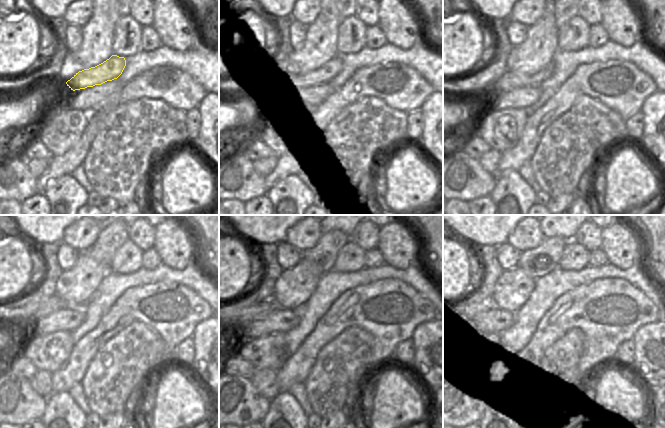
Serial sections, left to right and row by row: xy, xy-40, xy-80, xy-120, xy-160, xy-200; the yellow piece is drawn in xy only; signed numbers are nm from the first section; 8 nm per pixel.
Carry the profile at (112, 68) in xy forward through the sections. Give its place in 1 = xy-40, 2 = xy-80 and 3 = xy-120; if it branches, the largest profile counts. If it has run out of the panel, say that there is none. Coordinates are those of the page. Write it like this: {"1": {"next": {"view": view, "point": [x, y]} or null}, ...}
{"1": {"next": {"view": "xy-40", "point": [292, 78]}}, "2": {"next": {"view": "xy-80", "point": [510, 80]}}, "3": {"next": {"view": "xy-120", "point": [53, 304]}}}

